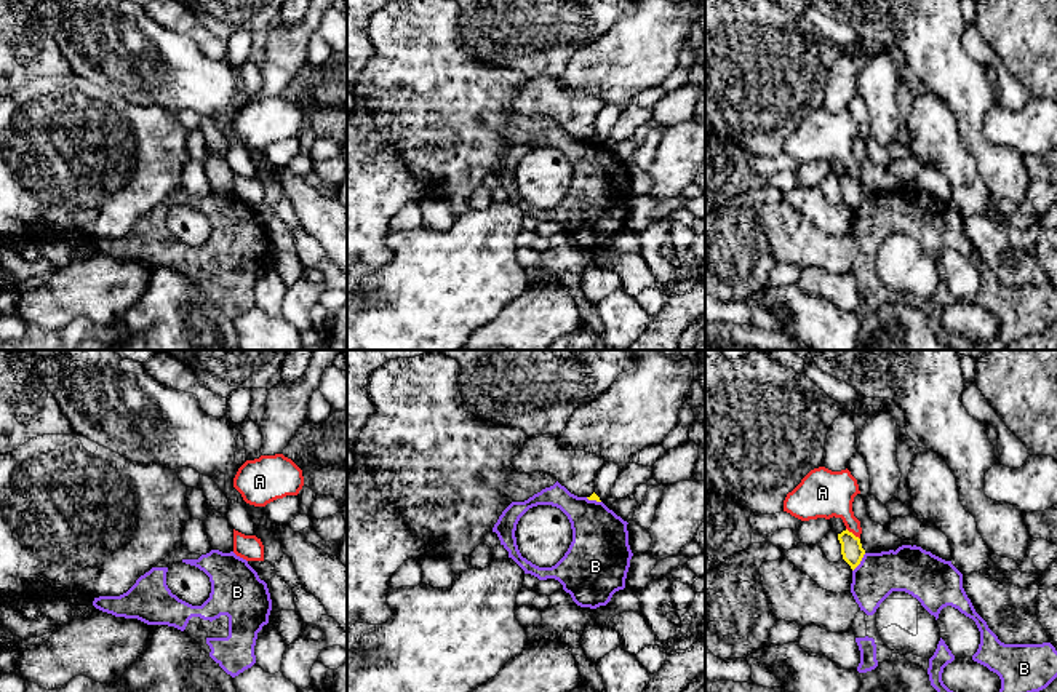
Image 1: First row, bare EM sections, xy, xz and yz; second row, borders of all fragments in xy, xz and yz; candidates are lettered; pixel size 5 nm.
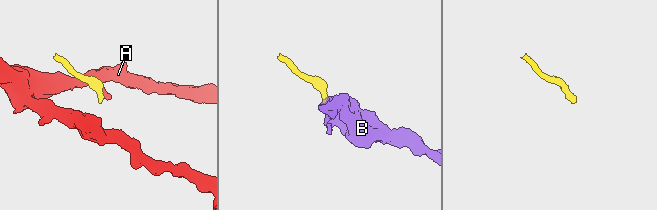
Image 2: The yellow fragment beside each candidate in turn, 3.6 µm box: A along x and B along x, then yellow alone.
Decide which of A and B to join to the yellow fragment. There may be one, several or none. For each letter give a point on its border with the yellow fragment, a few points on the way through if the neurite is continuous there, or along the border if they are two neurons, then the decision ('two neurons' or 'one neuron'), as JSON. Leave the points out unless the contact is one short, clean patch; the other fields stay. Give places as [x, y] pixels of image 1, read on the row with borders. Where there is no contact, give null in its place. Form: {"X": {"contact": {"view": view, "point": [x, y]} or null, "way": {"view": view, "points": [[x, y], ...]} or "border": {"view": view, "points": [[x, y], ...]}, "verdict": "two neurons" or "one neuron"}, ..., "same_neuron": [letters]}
{"A": {"contact": {"view": "yz", "point": [851, 532]}, "verdict": "two neurons"}, "B": {"contact": {"view": "yz", "point": [859, 563]}, "border": {"view": "yz", "points": [[865, 553], [853, 571]]}, "verdict": "two neurons"}, "same_neuron": []}

